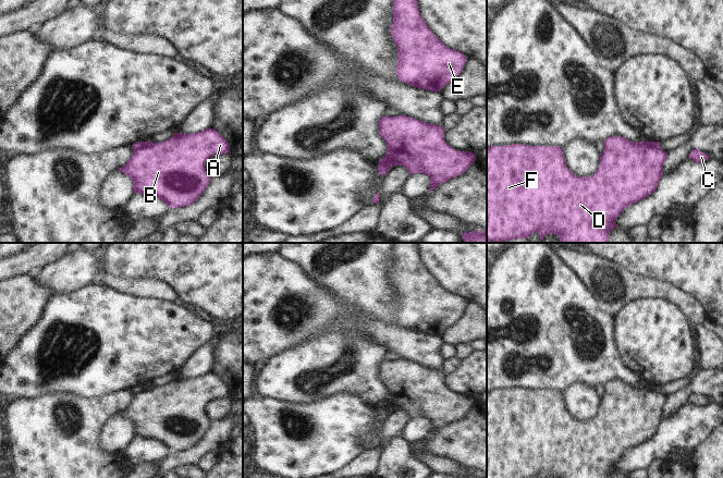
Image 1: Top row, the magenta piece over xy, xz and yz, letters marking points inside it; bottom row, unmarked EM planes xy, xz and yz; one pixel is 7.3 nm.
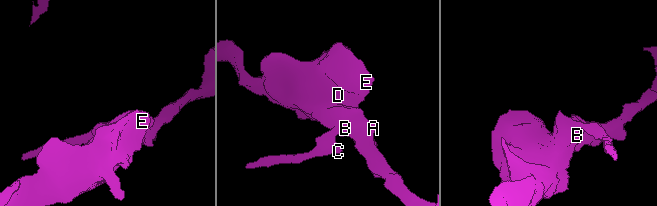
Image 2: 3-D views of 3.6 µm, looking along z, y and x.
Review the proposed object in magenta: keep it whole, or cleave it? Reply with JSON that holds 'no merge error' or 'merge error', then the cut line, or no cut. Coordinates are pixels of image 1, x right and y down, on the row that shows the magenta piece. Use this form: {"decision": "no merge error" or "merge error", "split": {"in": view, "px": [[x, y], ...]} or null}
{"decision": "merge error", "split": {"in": "xy", "px": [[145, 143], [134, 151]]}}

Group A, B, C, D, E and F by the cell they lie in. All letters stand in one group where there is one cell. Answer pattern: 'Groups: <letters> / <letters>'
Groups: A B D E F / C.

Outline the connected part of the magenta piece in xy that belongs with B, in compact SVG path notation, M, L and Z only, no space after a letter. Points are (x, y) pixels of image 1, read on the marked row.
M215 128L199 133L175 133L164 142L151 140L135 150L128 162L119 168L133 181L134 194L147 194L163 200L170 208L188 207L206 191L210 183L205 162L215 155L229 154L229 143Z

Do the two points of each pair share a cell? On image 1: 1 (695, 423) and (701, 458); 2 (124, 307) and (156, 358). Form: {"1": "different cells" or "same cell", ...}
{"1": "different cells", "2": "same cell"}

